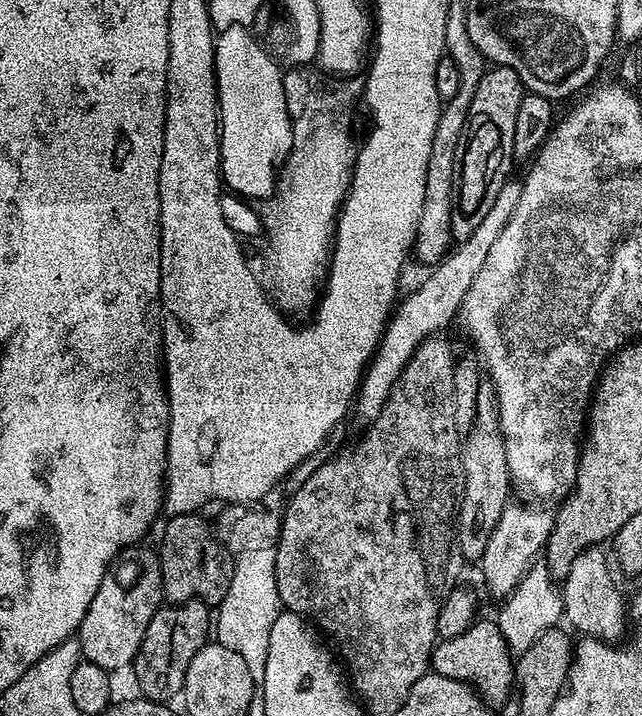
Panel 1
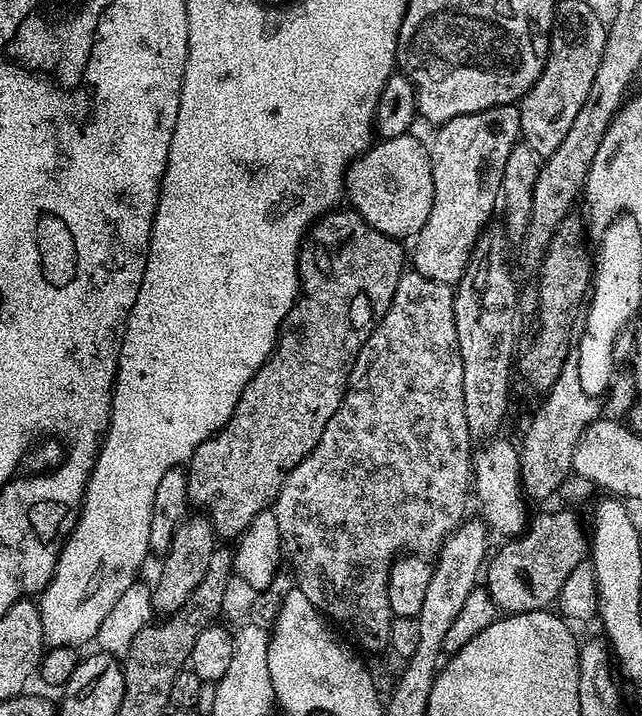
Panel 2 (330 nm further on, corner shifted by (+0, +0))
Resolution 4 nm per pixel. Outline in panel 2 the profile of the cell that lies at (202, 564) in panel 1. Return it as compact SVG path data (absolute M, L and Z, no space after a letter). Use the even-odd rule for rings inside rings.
M354 210L340 211L324 213L301 240L298 267L301 273L312 272L312 281L309 284L307 281L296 305L280 325L280 335L270 359L244 387L234 414L188 459L188 499L208 517L221 541L232 542L241 537L255 516L275 501L288 475L312 453L314 446L318 446L326 422L334 418L348 388L348 376L356 356L374 327L372 308L376 308L377 317L386 314L394 290L398 290L398 282L406 271L406 248L404 252L400 245L403 243L397 237L374 230L374 226L367 224Z

